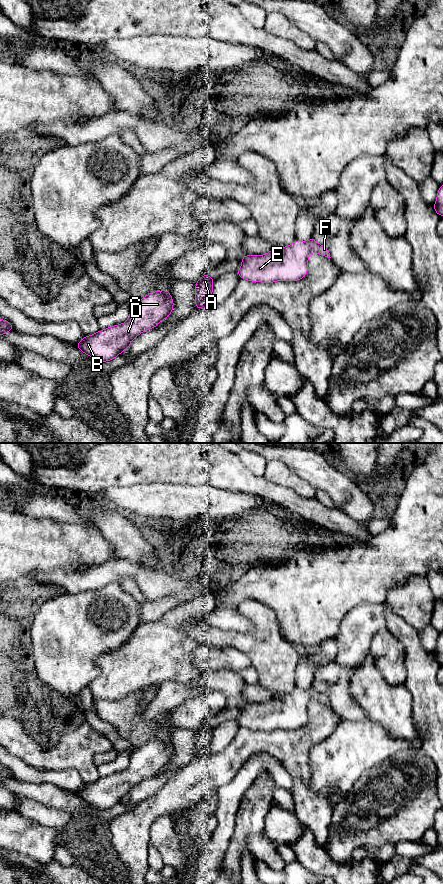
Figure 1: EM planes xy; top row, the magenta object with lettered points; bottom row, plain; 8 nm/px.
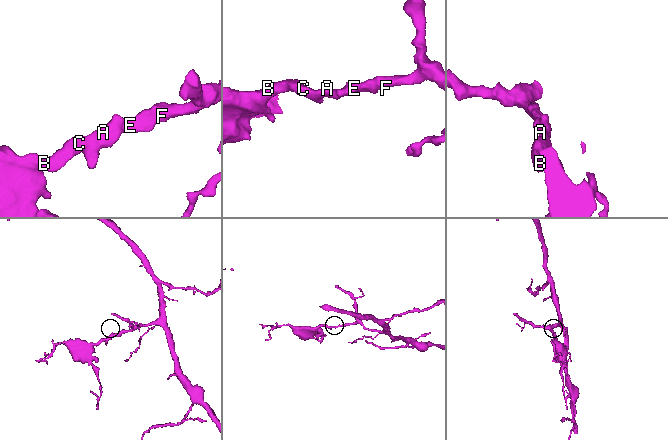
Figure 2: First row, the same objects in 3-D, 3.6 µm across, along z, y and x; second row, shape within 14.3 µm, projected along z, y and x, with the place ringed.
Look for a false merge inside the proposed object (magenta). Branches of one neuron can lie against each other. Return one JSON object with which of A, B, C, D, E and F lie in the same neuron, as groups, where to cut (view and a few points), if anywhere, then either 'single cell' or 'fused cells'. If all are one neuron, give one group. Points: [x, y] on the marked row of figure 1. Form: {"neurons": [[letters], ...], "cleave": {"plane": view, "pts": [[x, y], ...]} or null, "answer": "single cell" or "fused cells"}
{"neurons": [["A", "B", "C", "D", "E", "F"]], "cleave": null, "answer": "single cell"}

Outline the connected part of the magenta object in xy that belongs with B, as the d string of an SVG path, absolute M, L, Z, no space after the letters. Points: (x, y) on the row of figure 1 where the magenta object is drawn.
M168 289L150 292L143 299L133 301L125 323L85 336L76 343L77 348L99 362L111 361L127 350L135 337L169 317L173 308L174 301Z

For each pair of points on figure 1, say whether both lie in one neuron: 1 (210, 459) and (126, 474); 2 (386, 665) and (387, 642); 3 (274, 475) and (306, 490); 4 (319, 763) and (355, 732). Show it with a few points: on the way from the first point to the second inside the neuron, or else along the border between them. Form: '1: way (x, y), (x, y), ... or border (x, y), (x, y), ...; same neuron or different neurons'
1: way (189, 459), (147, 459); same neuron
2: way (387, 659), (387, 648); same neuron
3: way (282, 475), (298, 485); same neuron
4: way (329, 762), (349, 742); same neuron

